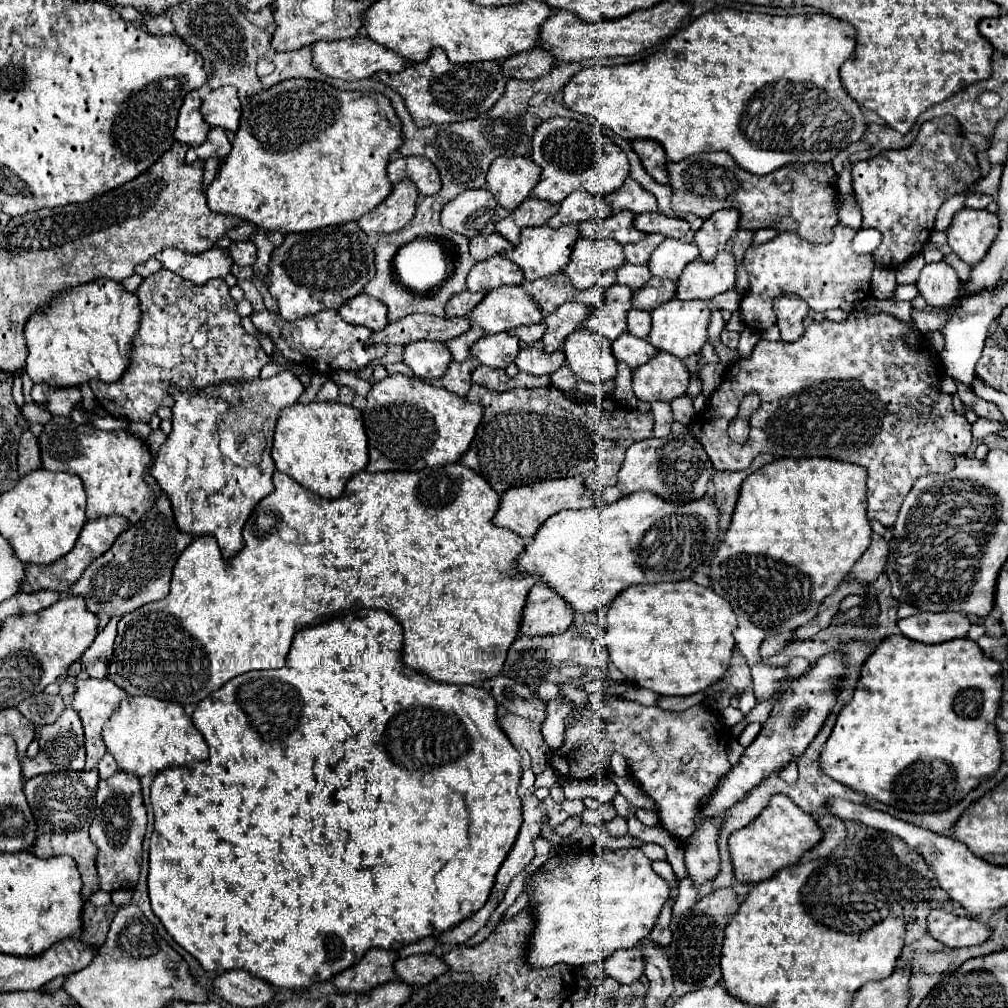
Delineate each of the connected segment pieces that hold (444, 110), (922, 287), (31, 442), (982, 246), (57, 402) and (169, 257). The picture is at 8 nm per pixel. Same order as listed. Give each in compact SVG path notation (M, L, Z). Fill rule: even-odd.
M432 49L426 61L410 63L404 71L396 75L380 73L378 79L400 93L408 113L412 115L418 127L428 127L436 123L456 123L484 115L502 97L506 85L506 79L496 61L454 65L448 61L442 49Z
M940 261L920 271L916 289L928 307L948 307L960 295L960 279L950 265Z
M24 431L20 435L20 445L18 445L18 473L24 477L26 473L38 467L42 467L38 439L32 435L32 431Z
M960 209L946 229L948 245L968 265L984 259L992 237L998 231L998 215L986 209Z
M36 383L32 387L32 399L36 403L48 403L48 411L52 415L70 415L72 407L80 403L78 387L48 387L44 383Z
M162 249L154 257L162 263L164 269L196 285L204 285L214 277L226 277L232 269L232 259L224 249L208 249L196 255L182 253L178 249Z

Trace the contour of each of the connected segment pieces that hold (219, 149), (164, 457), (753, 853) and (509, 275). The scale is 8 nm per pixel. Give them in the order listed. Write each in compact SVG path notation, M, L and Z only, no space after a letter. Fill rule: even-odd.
M210 129L206 141L202 145L192 145L186 153L186 163L194 161L206 161L210 157L214 159L224 159L230 153L232 145L230 139L226 137L224 129Z
M282 371L270 379L250 379L250 381L222 381L220 385L210 385L206 389L200 391L186 391L186 389L178 389L172 387L174 391L174 407L172 407L172 433L168 435L166 443L160 447L156 461L150 469L150 475L158 481L158 485L162 487L162 491L168 495L168 499L172 501L172 509L174 509L174 517L178 527L184 533L194 533L194 535L214 535L222 555L228 559L232 555L236 555L242 545L242 527L246 523L246 519L250 517L252 509L258 505L258 501L262 501L264 497L268 497L272 493L272 475L274 475L274 461L270 457L270 449L272 449L272 433L274 433L274 425L278 419L280 409L292 405L298 401L300 393L304 391L300 379L290 373L290 371ZM218 437L220 437L220 447L230 447L230 449L238 449L236 453L242 453L244 461L254 461L248 463L248 467L234 463L232 459L224 457L220 447L218 447Z
M774 795L762 813L744 829L734 831L728 839L728 851L734 867L734 879L740 883L760 883L776 871L794 865L806 851L822 839L822 829L816 819L798 809L786 795Z
M494 255L476 263L466 277L468 291L490 291L502 285L520 285L522 281L524 275L520 267L504 259L502 255Z

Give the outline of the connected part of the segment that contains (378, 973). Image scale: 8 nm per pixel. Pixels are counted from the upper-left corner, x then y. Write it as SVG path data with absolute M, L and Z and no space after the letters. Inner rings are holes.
M370 949L356 965L348 967L346 971L336 973L330 981L334 987L342 993L362 993L368 991L370 987L374 989L376 985L388 983L396 979L392 963L398 959L394 951L384 951L384 949Z

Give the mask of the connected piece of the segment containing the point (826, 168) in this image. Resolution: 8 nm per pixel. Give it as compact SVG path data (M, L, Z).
M698 153L680 163L666 163L670 187L674 191L672 209L694 213L708 219L718 209L738 209L740 229L758 231L774 229L778 233L794 233L808 243L824 245L832 239L832 229L838 223L836 207L836 173L830 163L790 163L786 171L776 171L764 177L740 169L730 155Z

